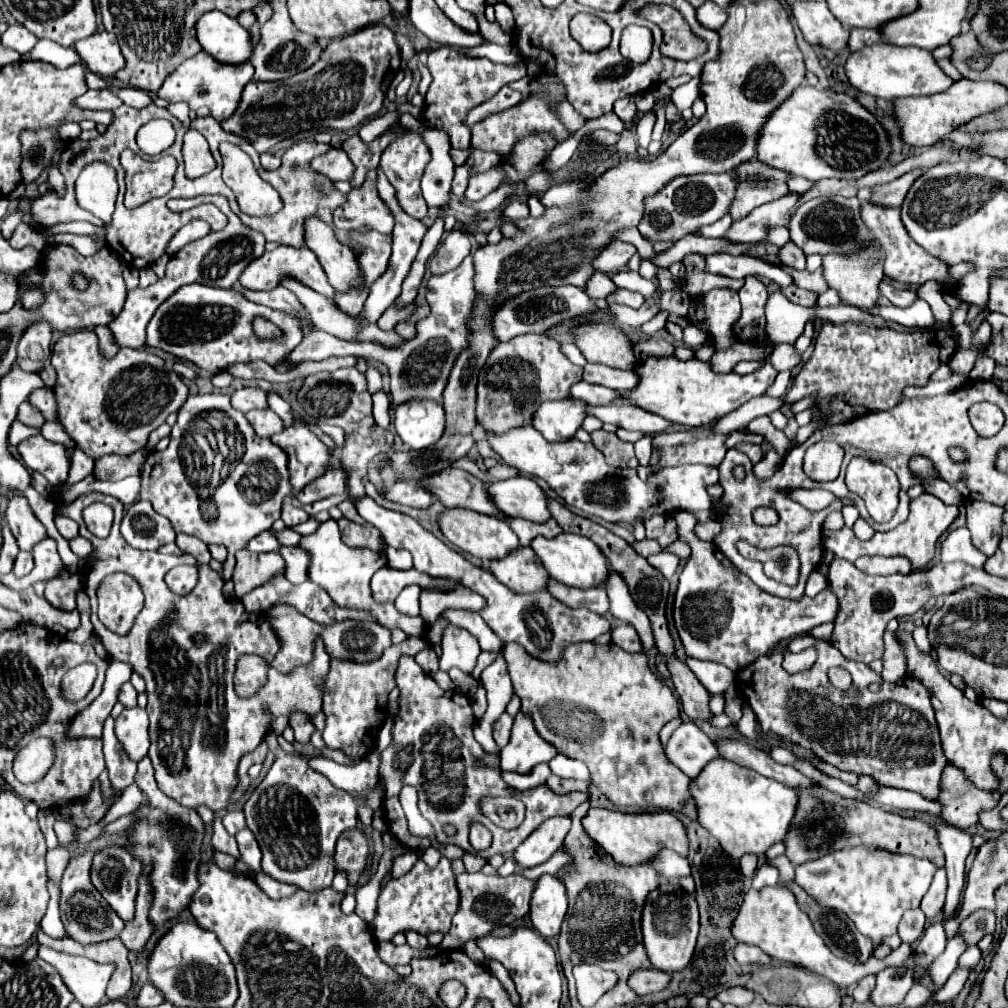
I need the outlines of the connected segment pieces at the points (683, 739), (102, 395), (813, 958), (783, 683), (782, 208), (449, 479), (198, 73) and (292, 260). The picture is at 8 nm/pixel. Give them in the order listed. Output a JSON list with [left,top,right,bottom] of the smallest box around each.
[[665,722,719,778],[51,330,187,458],[733,886,912,988],[739,636,947,800],[725,194,801,242],[421,468,509,520],[157,50,253,122],[239,246,337,298]]

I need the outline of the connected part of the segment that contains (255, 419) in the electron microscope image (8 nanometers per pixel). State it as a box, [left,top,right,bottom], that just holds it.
[245,408,283,438]

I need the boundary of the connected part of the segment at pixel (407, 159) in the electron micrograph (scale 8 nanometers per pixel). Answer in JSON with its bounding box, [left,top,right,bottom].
[381,130,431,220]

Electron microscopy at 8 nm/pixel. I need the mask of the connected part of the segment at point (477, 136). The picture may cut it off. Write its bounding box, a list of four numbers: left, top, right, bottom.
[450,74,571,166]

